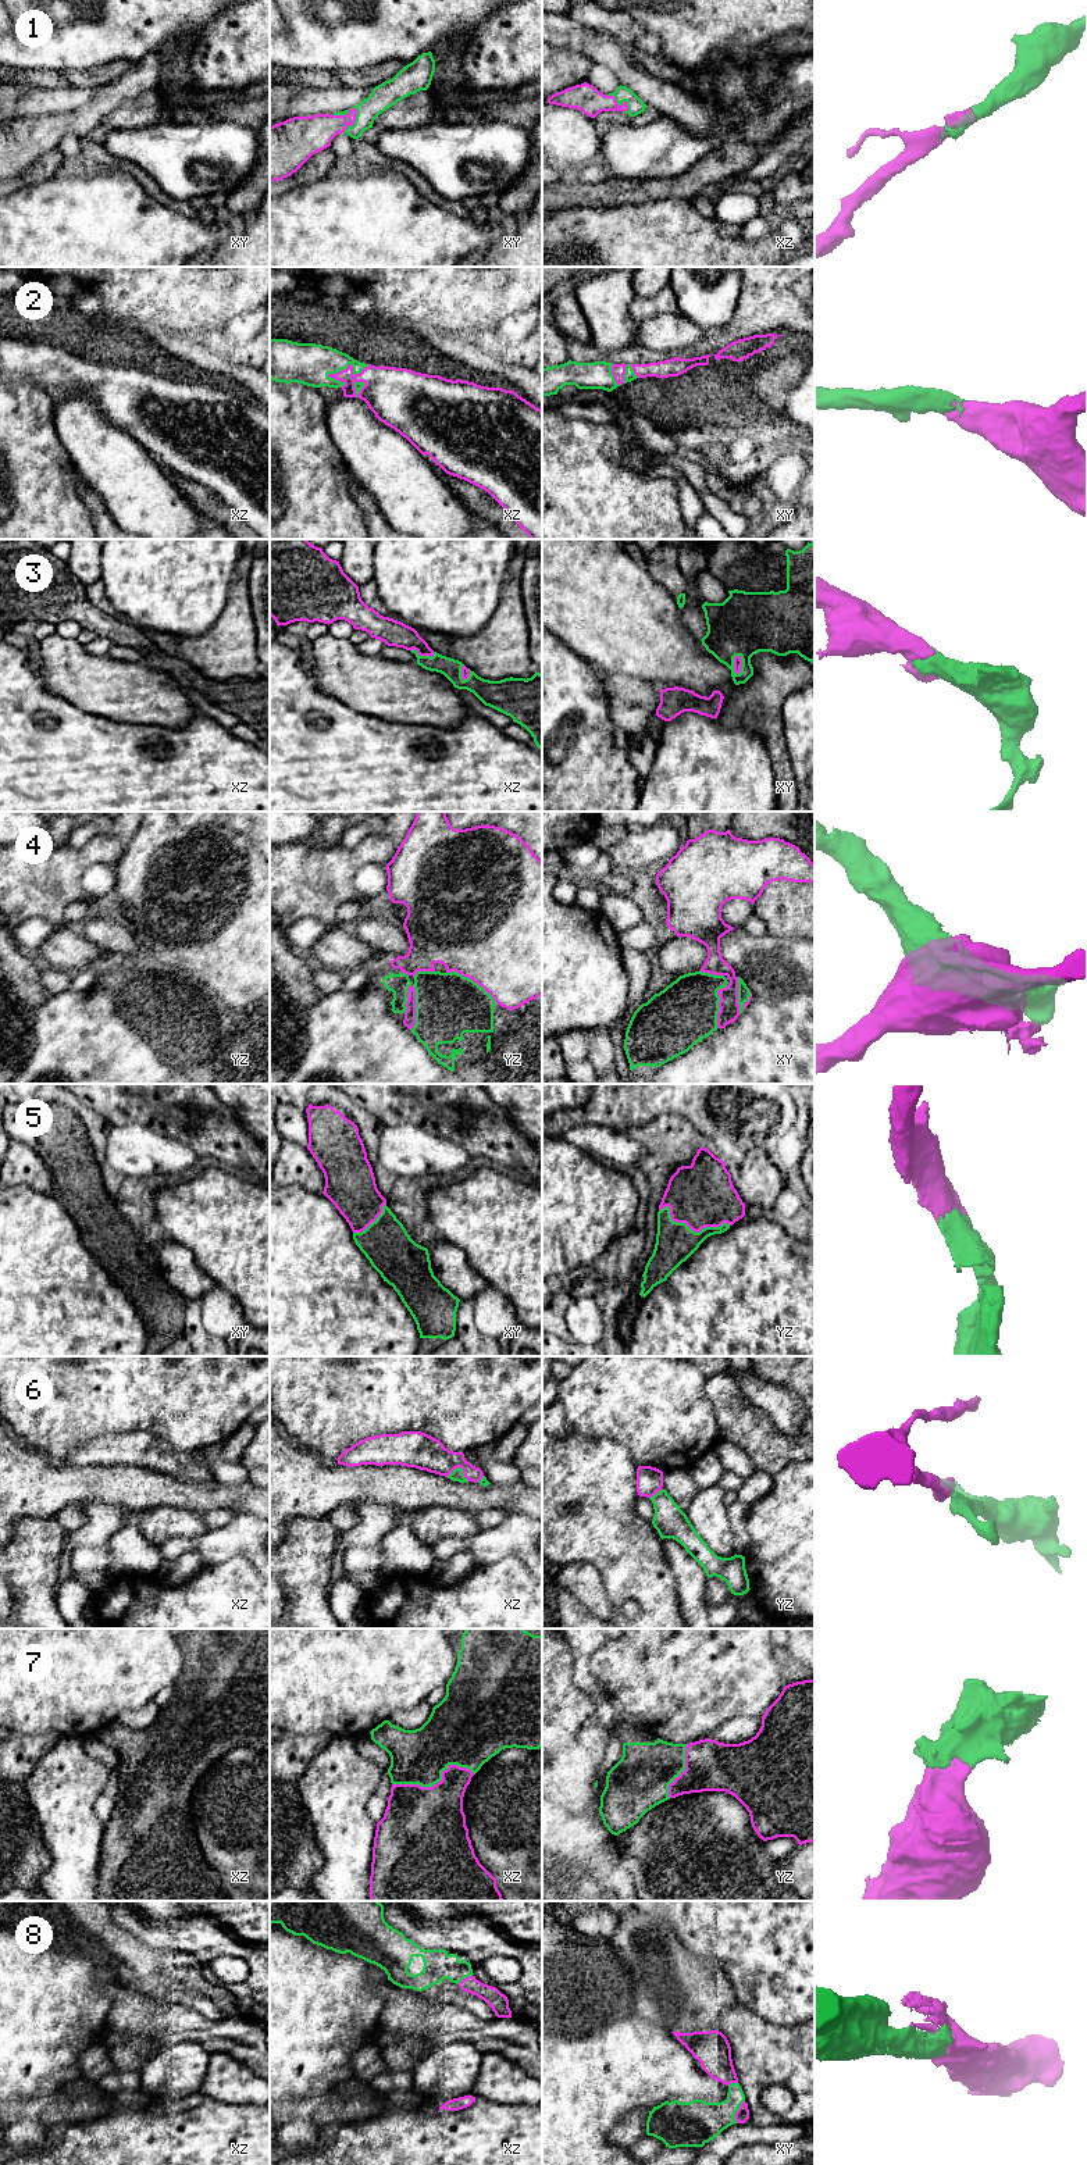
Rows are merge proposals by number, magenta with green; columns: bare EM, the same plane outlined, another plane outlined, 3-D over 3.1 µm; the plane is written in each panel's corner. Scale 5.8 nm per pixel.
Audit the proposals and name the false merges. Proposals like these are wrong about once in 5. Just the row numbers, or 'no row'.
4

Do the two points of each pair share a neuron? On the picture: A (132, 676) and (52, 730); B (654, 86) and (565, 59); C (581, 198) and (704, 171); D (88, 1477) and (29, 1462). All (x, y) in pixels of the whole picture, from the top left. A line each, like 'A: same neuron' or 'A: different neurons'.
A: different neurons
B: different neurons
C: same neuron
D: same neuron

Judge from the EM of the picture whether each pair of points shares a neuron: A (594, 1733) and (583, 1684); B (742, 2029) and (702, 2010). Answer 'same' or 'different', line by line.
A: different
B: different

